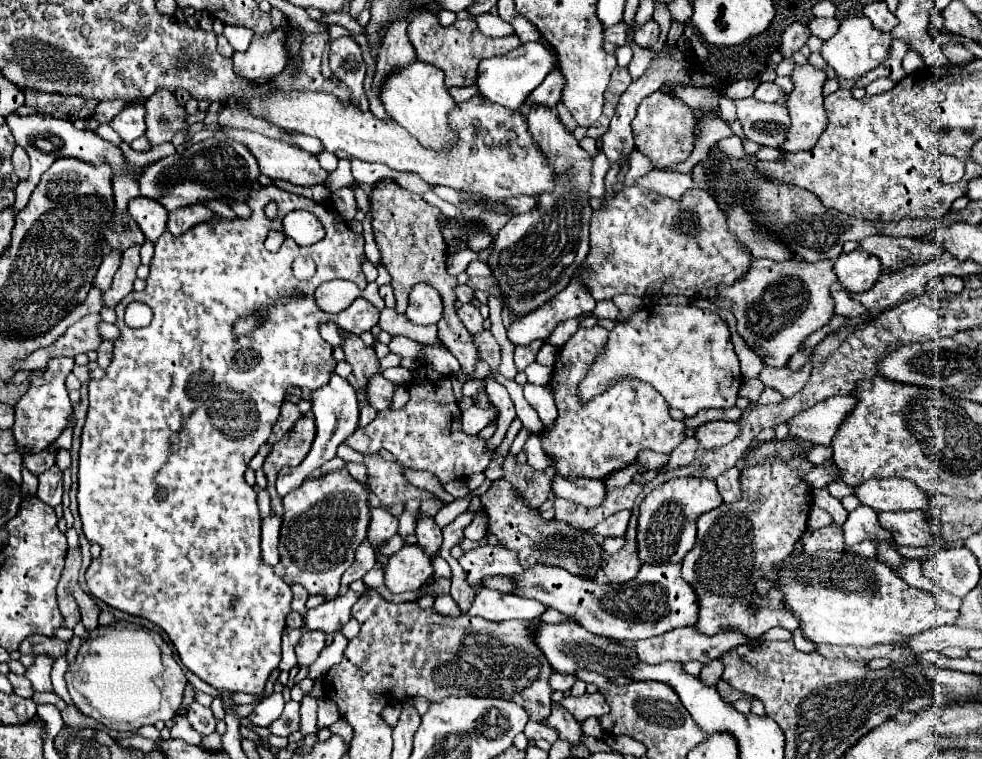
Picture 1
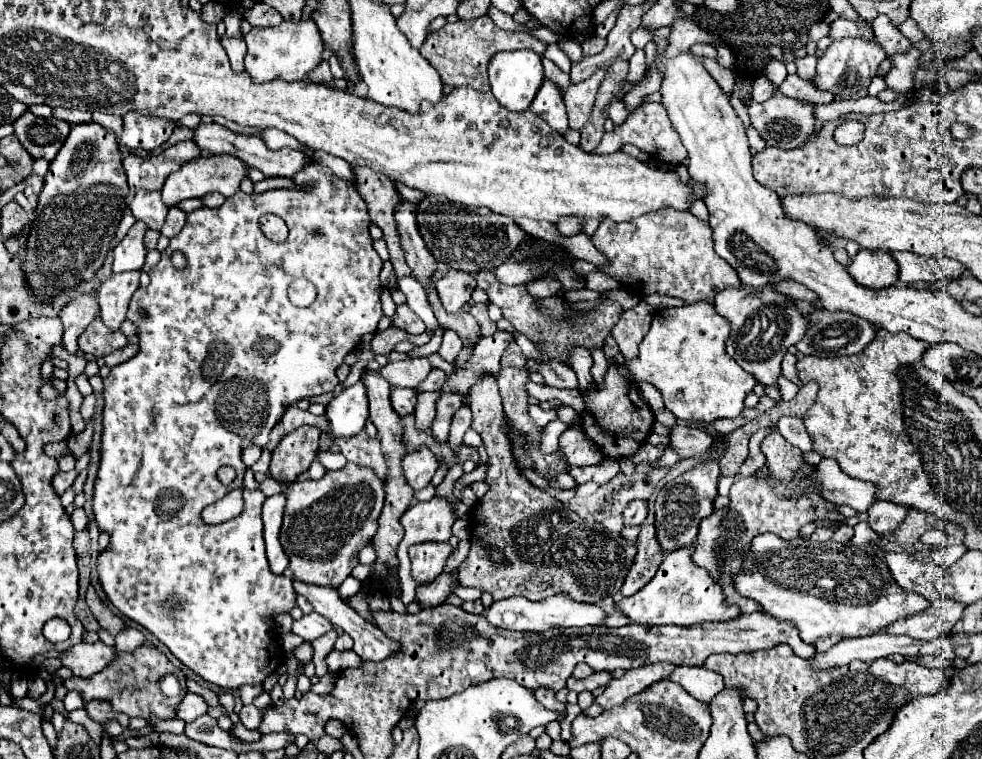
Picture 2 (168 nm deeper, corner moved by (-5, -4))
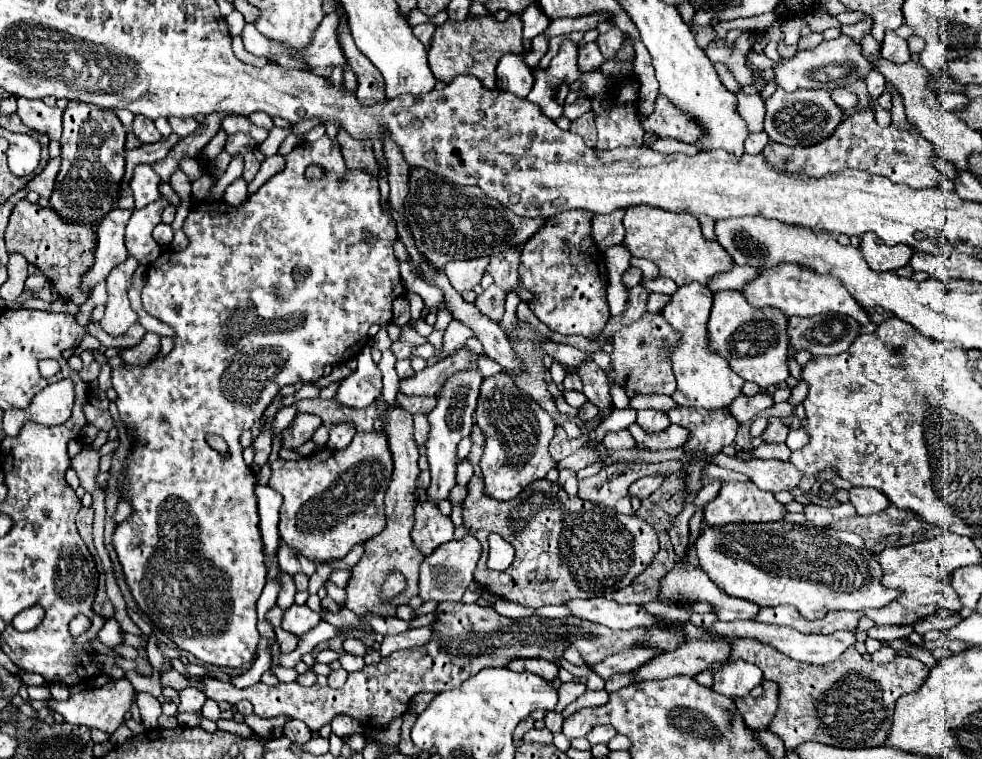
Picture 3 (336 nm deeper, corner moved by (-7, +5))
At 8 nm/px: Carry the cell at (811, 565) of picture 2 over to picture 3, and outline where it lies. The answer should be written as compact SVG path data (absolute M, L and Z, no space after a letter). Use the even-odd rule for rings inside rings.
M702 523L700 537L694 541L698 567L730 597L752 601L760 607L794 605L806 619L818 619L828 611L860 611L878 609L894 601L900 591L884 589L880 583L880 563L876 555L864 551L864 543L854 533L840 533L828 527L816 527L812 523L728 523L722 527L710 527Z

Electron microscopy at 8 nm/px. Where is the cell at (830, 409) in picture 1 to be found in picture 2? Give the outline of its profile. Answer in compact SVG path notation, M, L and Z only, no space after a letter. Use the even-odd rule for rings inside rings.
M782 418L778 420L778 432L792 444L797 447L803 453L812 450L814 442L812 442L812 436L806 432L806 426L804 426L804 420L802 418Z

